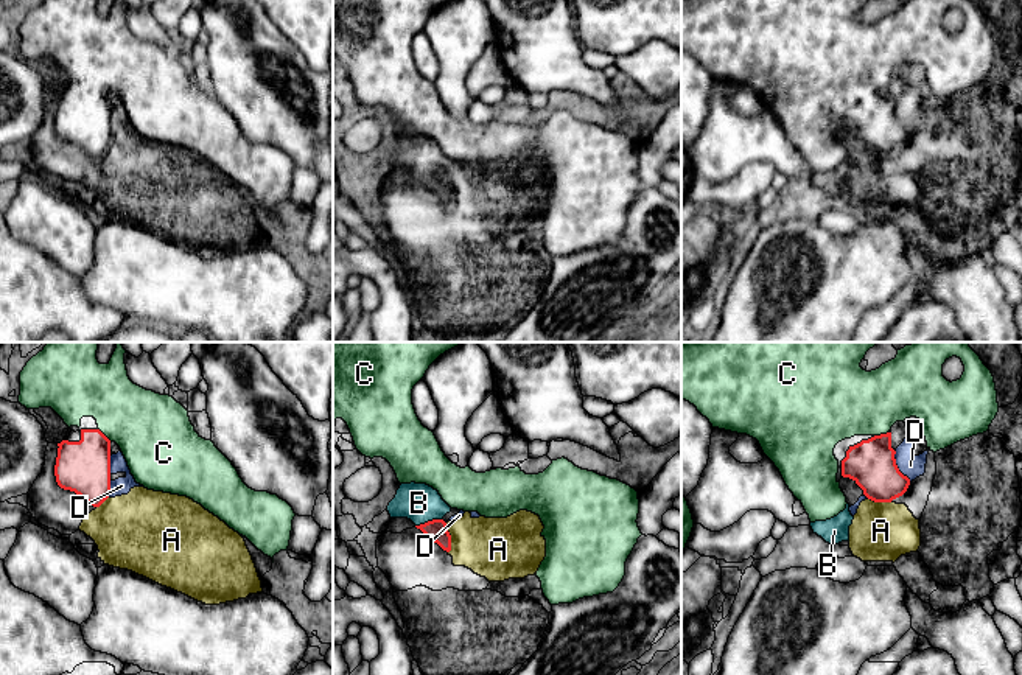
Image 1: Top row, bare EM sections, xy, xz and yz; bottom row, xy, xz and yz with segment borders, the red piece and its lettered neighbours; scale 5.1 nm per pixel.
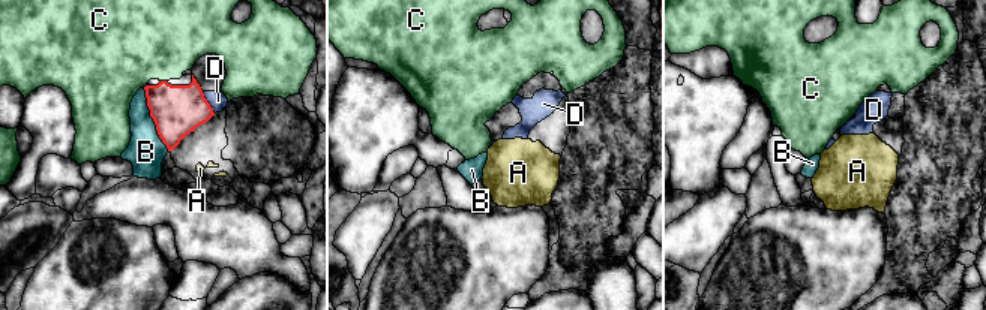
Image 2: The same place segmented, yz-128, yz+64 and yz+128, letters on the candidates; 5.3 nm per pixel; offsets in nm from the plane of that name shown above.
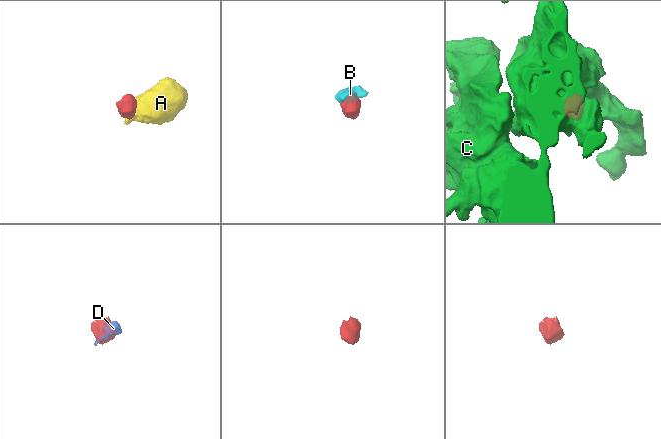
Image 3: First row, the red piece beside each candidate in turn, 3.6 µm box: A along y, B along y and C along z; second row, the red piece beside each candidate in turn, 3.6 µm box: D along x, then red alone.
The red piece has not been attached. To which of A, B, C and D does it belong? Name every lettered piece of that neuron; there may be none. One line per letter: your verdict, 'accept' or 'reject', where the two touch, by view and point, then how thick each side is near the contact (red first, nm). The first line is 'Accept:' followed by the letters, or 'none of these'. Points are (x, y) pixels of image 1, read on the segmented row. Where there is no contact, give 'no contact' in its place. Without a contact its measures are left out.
Accept: C
A: reject; meets red in xz at (450, 538); 110 nm thick on the red side, 320 nm on the other
B: reject; meets red in xz at (428, 521); 110 nm thick on the red side, 200 nm on the other
C: accept; meets red in yz at (881, 434); 240 nm thick on the red side, 360 nm on the other
D: reject; meets red in yz at (896, 467); 240 nm thick on the red side, 120 nm on the other

